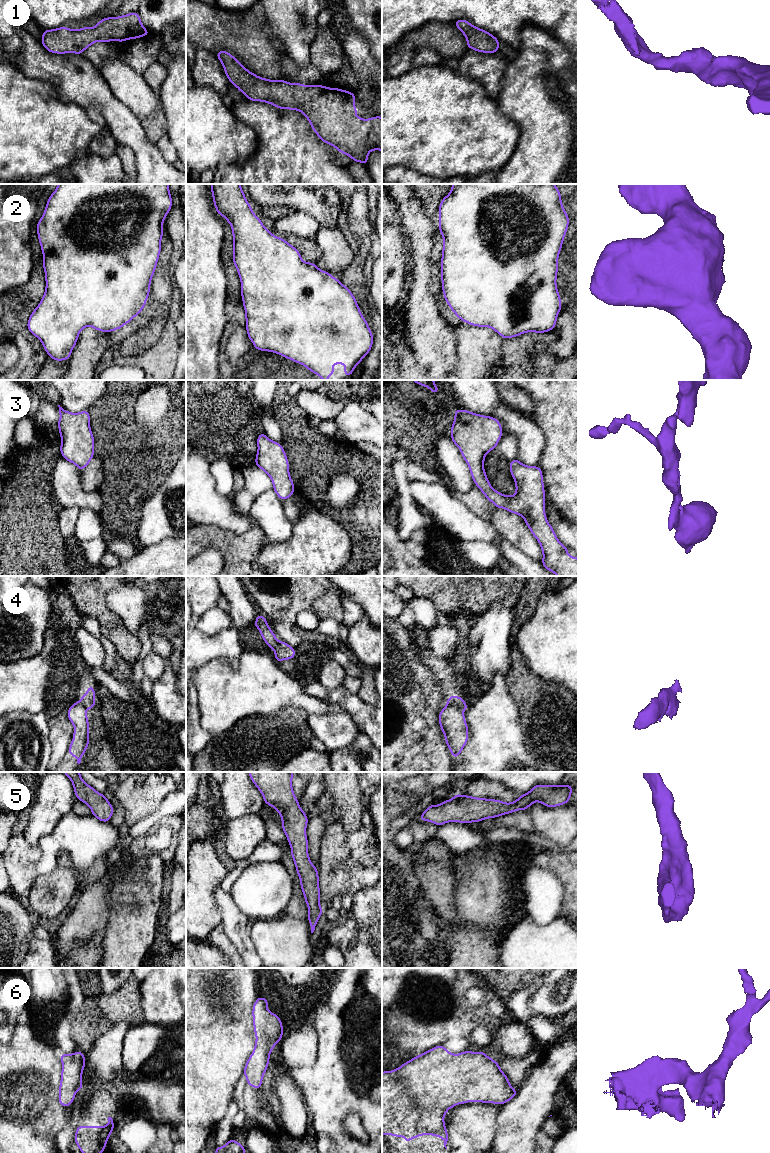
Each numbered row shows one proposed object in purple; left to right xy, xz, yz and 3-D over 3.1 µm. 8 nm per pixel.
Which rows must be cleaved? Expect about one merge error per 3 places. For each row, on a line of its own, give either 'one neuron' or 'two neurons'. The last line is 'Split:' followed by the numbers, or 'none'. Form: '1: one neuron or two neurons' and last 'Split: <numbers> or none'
1: one neuron
2: one neuron
3: one neuron
4: two neurons
5: one neuron
6: one neuron
Split: 4

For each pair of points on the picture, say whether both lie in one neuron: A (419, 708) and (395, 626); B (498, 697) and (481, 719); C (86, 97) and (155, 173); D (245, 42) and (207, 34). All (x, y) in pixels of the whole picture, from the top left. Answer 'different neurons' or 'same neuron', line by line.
A: same neuron
B: same neuron
C: same neuron
D: same neuron

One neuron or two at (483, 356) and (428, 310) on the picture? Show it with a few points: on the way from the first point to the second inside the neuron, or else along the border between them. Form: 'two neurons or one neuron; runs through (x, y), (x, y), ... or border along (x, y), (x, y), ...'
two neurons; border along (451, 327), (454, 348), (456, 350)

